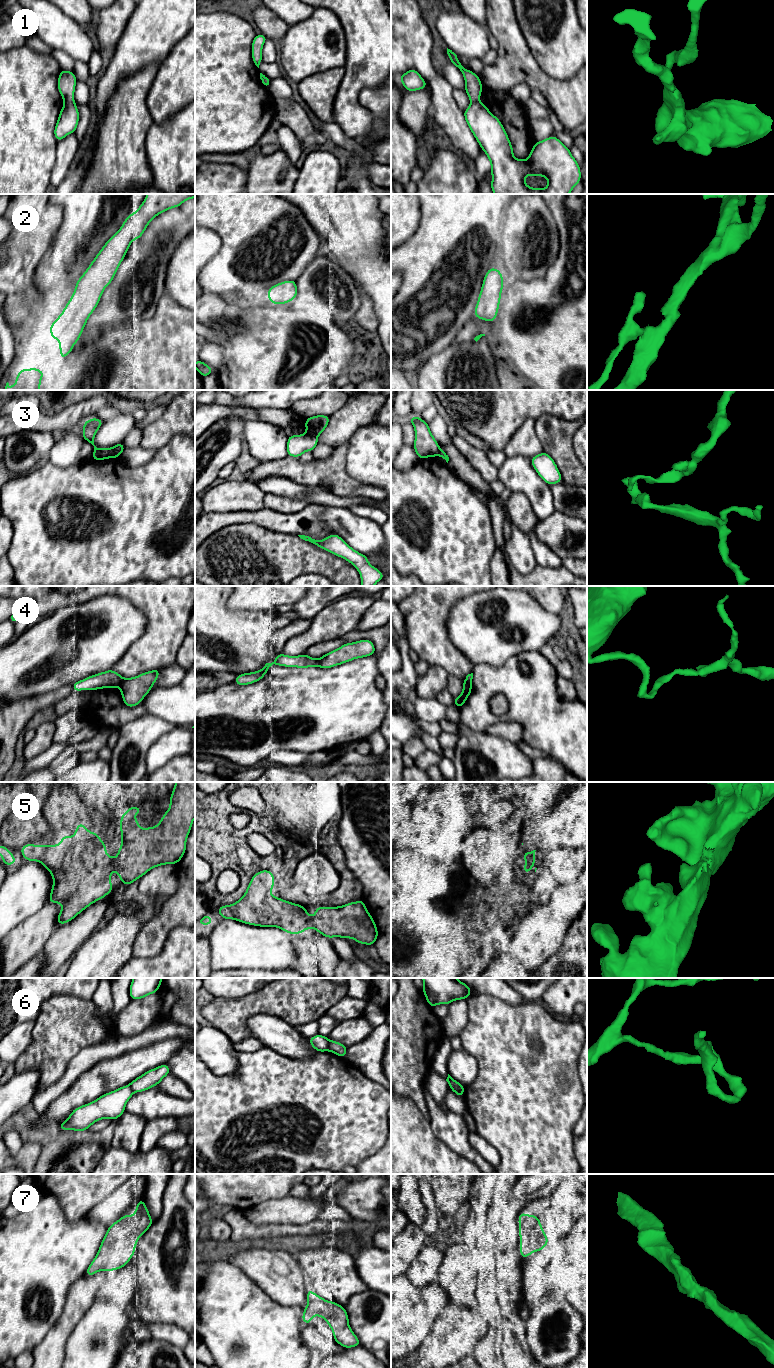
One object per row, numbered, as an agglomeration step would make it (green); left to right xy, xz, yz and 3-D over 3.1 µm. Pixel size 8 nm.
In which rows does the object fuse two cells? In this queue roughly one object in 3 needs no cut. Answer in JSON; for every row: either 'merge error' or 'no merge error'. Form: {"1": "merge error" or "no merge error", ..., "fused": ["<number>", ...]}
{"1": "merge error", "2": "no merge error", "3": "merge error", "4": "merge error", "5": "no merge error", "6": "merge error", "7": "no merge error", "fused": ["1", "3", "4", "6"]}

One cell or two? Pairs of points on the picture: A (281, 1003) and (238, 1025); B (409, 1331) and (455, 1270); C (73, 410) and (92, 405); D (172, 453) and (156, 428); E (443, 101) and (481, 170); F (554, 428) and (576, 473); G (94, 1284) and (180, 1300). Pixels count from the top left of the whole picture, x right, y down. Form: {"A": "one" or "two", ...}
{"A": "one", "B": "two", "C": "one", "D": "two", "E": "two", "F": "one", "G": "two"}

